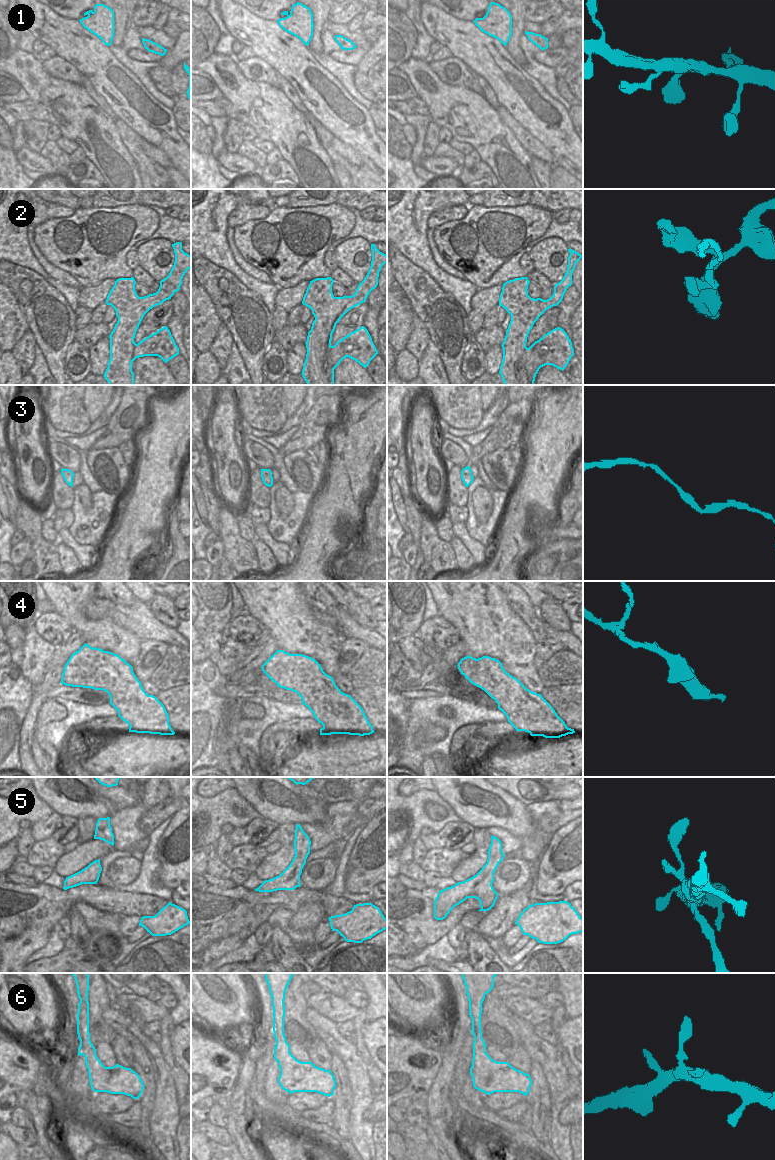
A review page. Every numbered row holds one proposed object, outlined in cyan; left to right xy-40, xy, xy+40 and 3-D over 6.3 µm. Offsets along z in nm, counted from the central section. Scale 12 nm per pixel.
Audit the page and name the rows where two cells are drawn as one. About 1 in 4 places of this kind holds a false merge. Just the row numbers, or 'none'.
2

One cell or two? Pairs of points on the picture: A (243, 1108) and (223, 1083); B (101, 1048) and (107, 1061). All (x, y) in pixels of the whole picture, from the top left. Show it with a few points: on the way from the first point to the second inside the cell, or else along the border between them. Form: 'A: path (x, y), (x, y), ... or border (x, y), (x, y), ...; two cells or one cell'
A: border (239, 1070), (236, 1084), (229, 1093); two cells
B: path (104, 1051), (107, 1058); one cell

